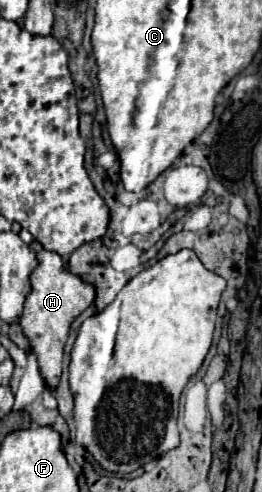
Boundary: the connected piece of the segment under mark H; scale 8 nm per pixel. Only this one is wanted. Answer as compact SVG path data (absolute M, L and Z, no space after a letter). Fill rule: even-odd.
M38 240L30 242L30 248L36 252L38 266L30 274L30 294L24 302L24 312L20 316L22 334L30 342L30 350L36 356L40 376L44 378L48 388L58 386L62 374L62 352L70 334L70 324L76 316L80 316L96 298L94 286L80 276L68 270L68 264L60 254L44 250Z

